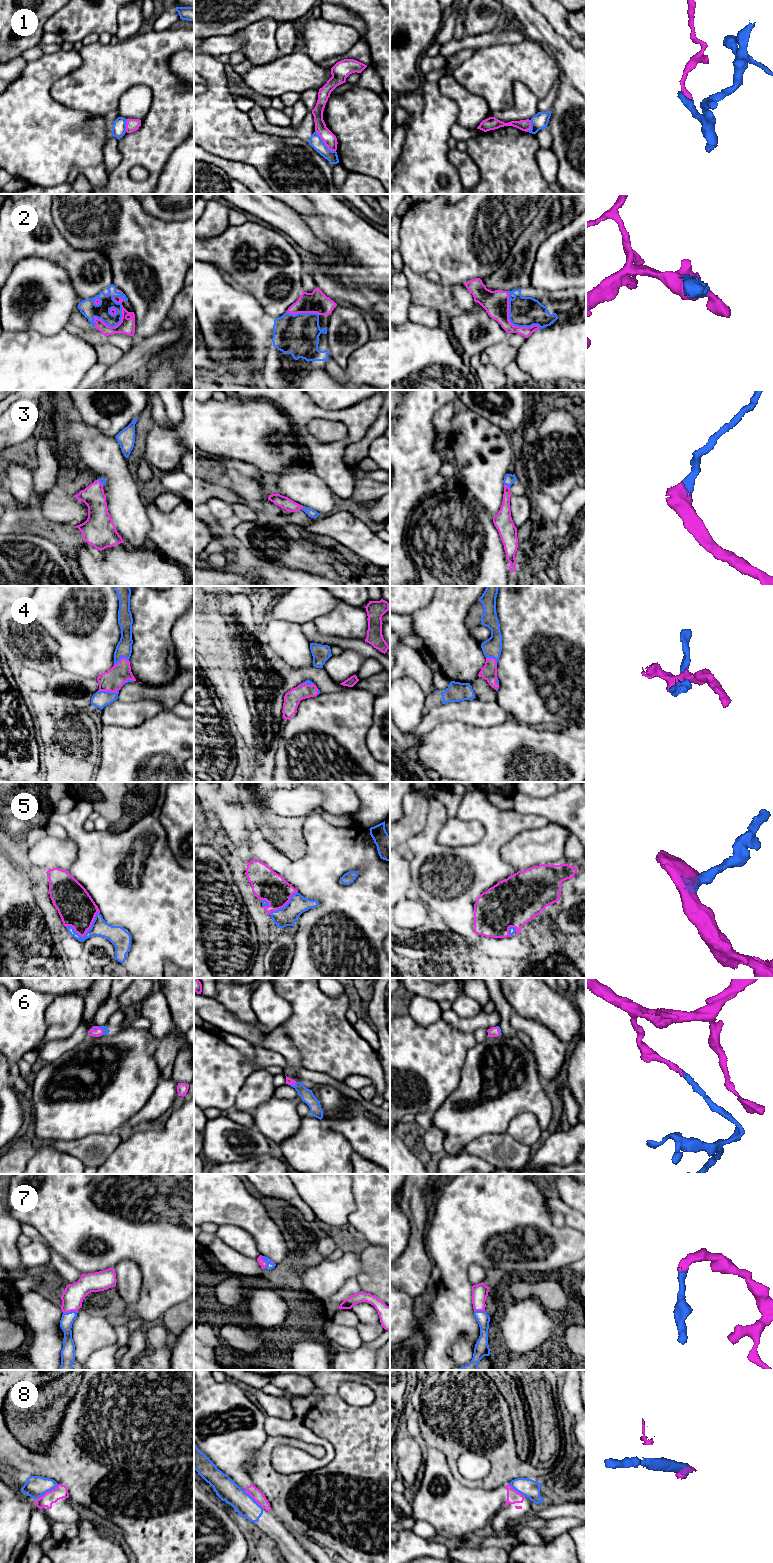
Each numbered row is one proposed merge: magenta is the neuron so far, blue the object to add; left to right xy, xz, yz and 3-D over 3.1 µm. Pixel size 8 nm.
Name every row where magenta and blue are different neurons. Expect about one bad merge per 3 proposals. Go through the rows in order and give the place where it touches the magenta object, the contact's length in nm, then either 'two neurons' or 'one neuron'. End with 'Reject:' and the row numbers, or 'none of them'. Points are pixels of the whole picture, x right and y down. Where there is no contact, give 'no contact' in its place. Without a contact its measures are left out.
1: xz (324, 142) | 240 nm | two neurons
2: xy (117, 325) | 300 nm | one neuron
3: yz (507, 486) | 60 nm | one neuron
4: xy (108, 691) | 170 nm | one neuron
5: xy (85, 933) | 300 nm | one neuron
6: xy (98, 1027) | 100 nm | one neuron
7: xy (70, 1311) | 120 nm | one neuron
8: xy (48, 1491) | 200 nm | two neurons
Reject: 1, 8

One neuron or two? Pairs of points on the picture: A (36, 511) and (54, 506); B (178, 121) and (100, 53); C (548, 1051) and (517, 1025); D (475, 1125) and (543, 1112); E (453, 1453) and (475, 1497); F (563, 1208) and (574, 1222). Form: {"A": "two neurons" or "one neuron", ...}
{"A": "one neuron", "B": "one neuron", "C": "one neuron", "D": "one neuron", "E": "two neurons", "F": "one neuron"}

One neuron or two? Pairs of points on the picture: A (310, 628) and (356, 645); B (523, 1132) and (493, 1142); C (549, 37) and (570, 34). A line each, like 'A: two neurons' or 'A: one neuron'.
A: one neuron
B: two neurons
C: two neurons

